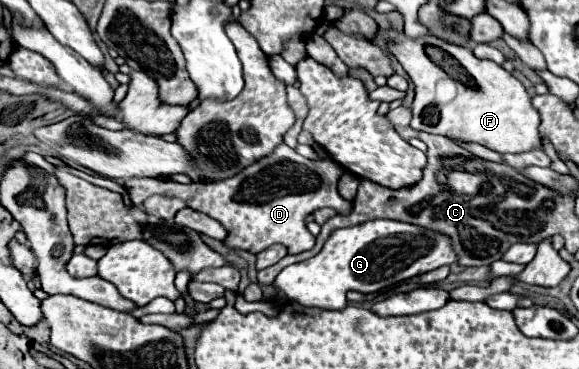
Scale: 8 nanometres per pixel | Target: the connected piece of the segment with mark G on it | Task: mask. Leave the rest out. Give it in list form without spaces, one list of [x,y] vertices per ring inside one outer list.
[[[373,220],[373,222],[363,222],[363,224],[357,224],[351,228],[335,230],[317,256],[283,268],[279,272],[279,276],[275,278],[273,286],[277,290],[281,290],[289,300],[299,302],[303,306],[315,306],[315,308],[325,308],[325,310],[343,310],[343,300],[349,290],[371,294],[371,292],[395,286],[411,276],[419,276],[433,268],[453,264],[455,260],[457,258],[451,248],[451,240],[439,232],[431,232],[431,230],[425,230],[425,228],[419,228],[413,224],[405,224],[405,222],[395,222],[395,220]]]

